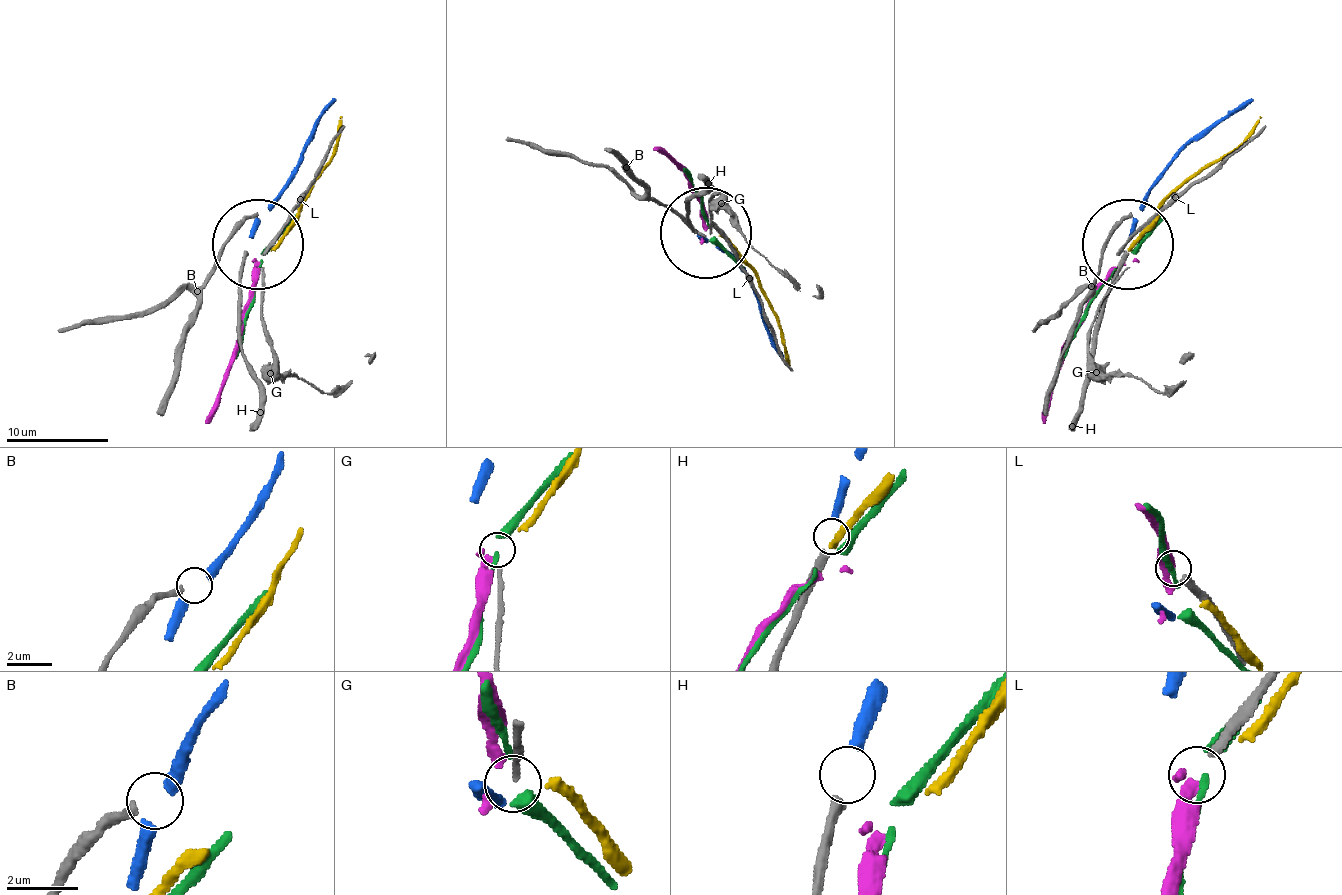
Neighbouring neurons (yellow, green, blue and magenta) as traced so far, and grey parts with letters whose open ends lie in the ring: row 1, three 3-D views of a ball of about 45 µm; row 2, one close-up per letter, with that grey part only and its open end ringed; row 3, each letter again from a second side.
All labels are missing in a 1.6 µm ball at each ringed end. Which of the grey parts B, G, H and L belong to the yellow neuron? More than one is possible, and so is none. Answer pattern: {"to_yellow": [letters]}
{"to_yellow": []}

